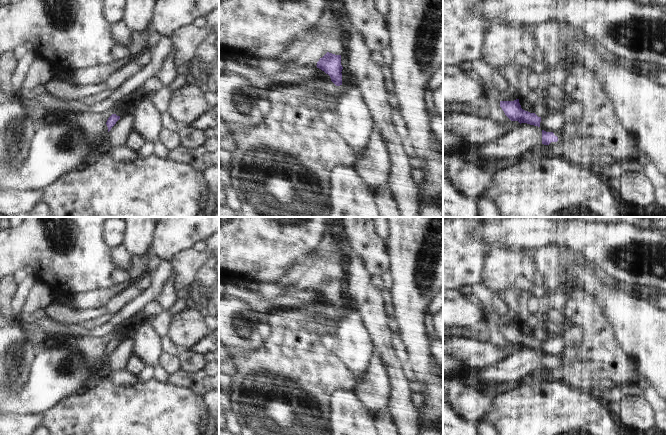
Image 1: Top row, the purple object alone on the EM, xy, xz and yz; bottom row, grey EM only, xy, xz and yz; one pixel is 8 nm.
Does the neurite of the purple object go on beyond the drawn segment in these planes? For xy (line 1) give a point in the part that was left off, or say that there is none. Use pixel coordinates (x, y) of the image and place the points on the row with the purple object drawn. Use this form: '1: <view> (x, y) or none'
1: none

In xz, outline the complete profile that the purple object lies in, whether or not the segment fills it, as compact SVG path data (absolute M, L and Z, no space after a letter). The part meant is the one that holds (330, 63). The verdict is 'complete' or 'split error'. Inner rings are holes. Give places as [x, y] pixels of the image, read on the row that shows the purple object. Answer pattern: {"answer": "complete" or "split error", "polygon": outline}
{"answer": "complete", "polygon": "M327 52L322 58L317 62L317 68L324 71L331 78L331 81L336 85L342 85L342 65L341 65L341 55L335 55Z"}

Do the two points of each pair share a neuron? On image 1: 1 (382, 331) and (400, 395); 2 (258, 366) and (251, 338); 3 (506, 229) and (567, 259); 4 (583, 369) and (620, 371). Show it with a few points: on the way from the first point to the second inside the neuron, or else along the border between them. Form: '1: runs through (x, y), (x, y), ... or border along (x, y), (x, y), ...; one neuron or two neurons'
1: runs through (383, 347), (395, 368), (397, 379); one neuron
2: border along (263, 340), (251, 352), (232, 359); two neurons
3: border along (561, 247), (571, 247), (580, 251), (584, 257); two neurons
4: runs through (592, 369), (611, 370); one neuron

